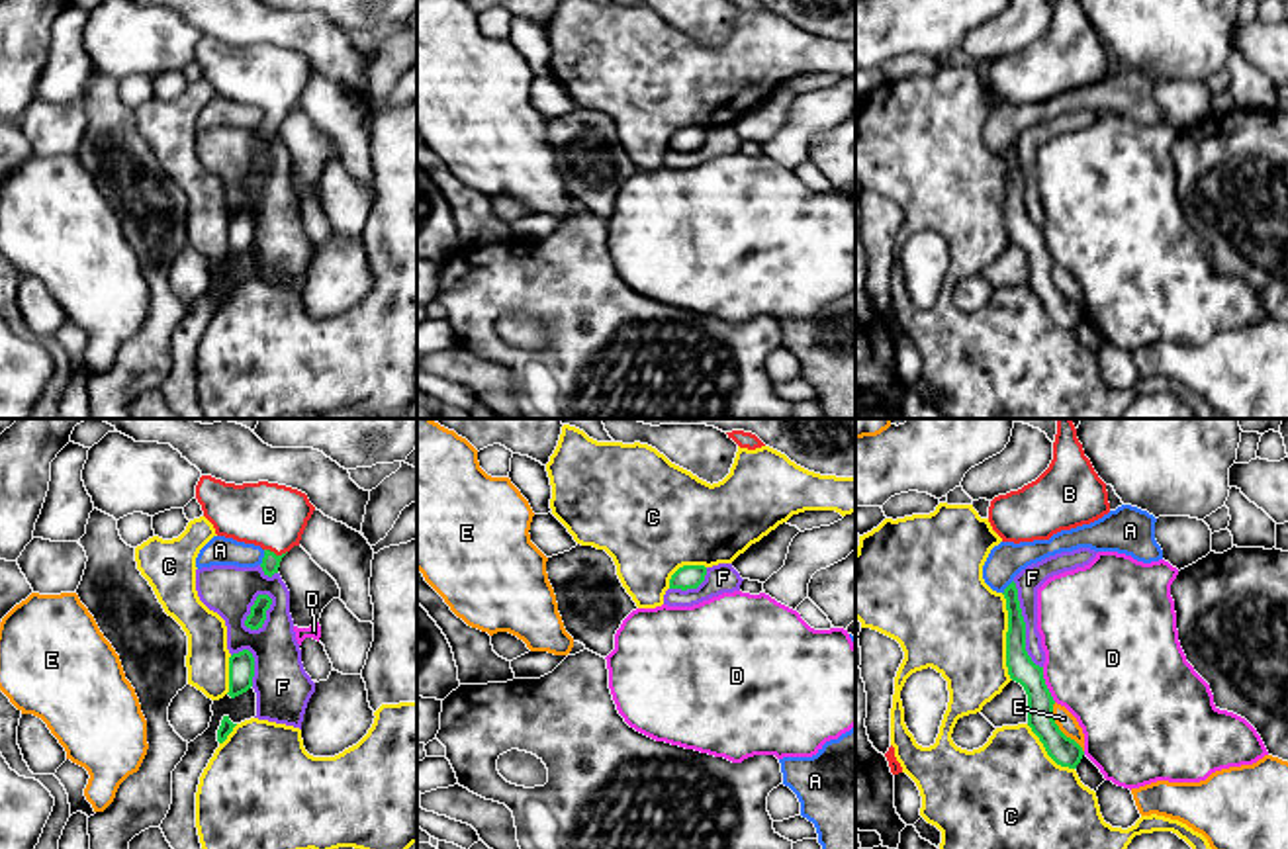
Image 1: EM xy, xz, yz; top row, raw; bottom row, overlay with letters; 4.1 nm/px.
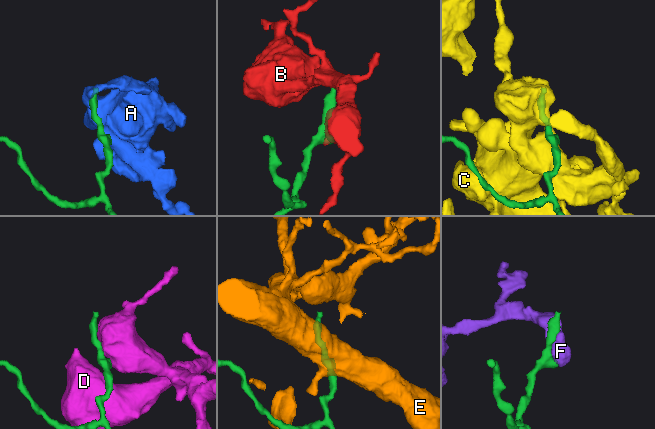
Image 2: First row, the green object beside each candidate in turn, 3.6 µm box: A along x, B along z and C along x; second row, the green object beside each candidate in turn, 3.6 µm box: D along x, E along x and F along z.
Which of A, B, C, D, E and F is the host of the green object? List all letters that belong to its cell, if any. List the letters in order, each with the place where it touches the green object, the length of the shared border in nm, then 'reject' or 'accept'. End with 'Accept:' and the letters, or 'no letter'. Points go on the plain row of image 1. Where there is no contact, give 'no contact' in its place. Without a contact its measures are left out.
A: xy (263, 120) | 70 nm | reject
B: xy (275, 116) | 100 nm | accept
C: yz (1007, 198) | 360 nm | reject
D: yz (1046, 247) | 160 nm | reject
E: yz (1058, 290) | 240 nm | reject
F: yz (1024, 188) | 380 nm | reject
Accept: B

